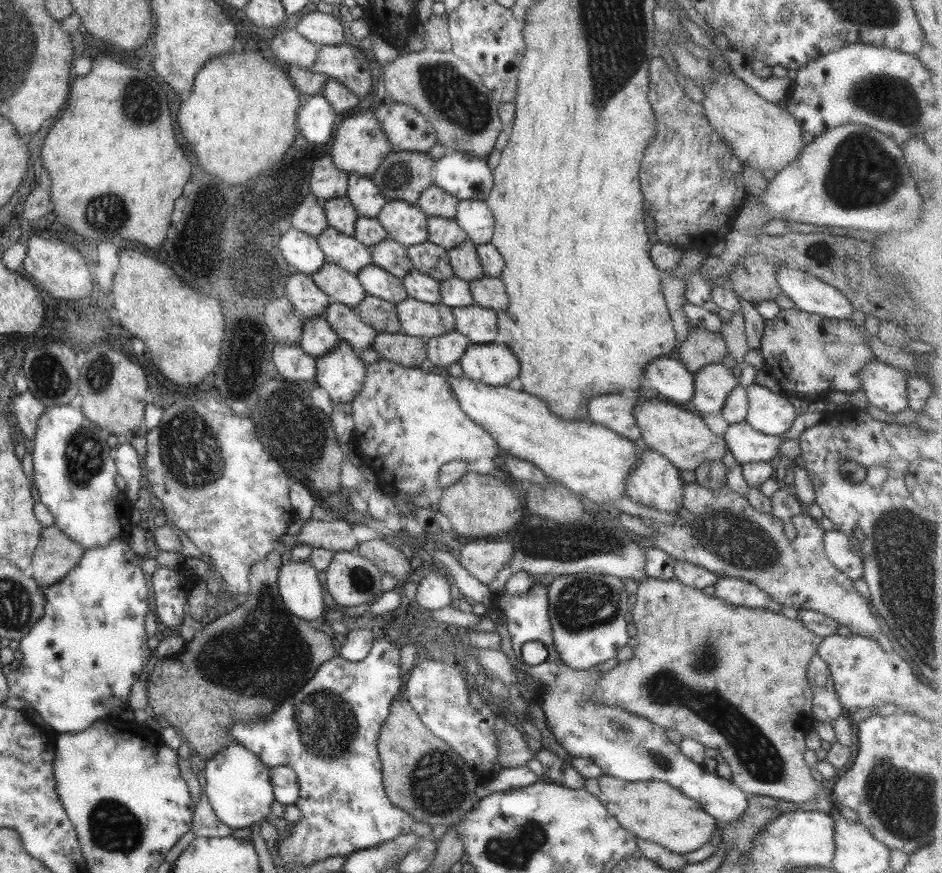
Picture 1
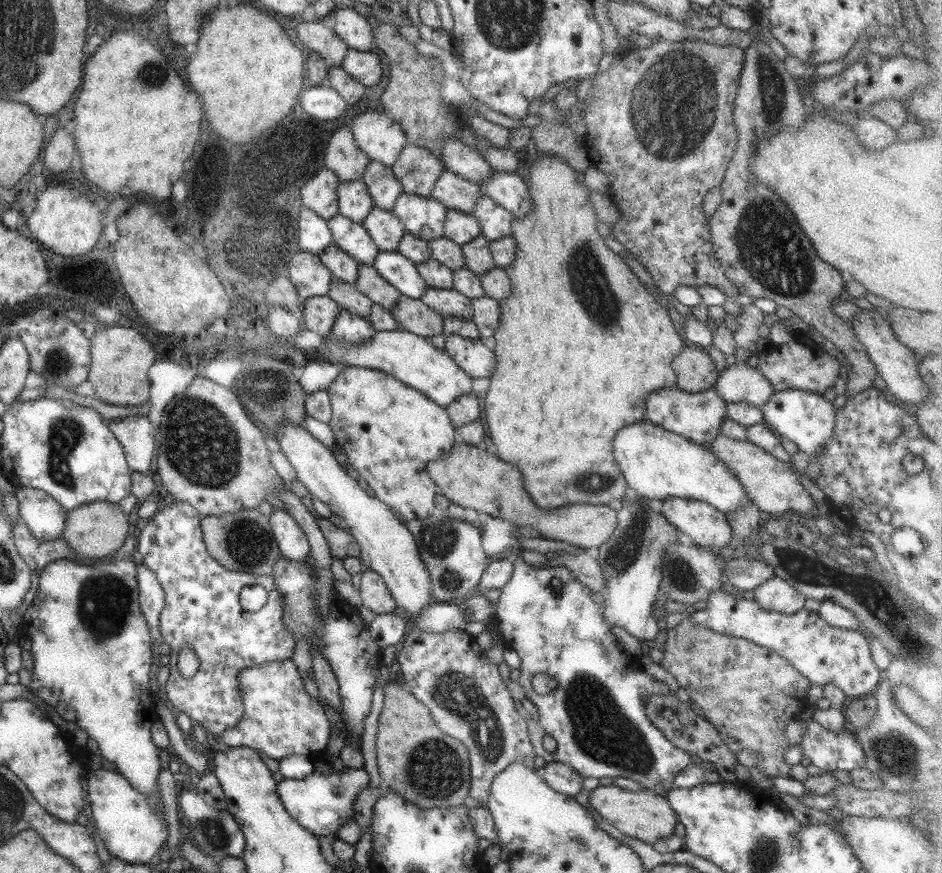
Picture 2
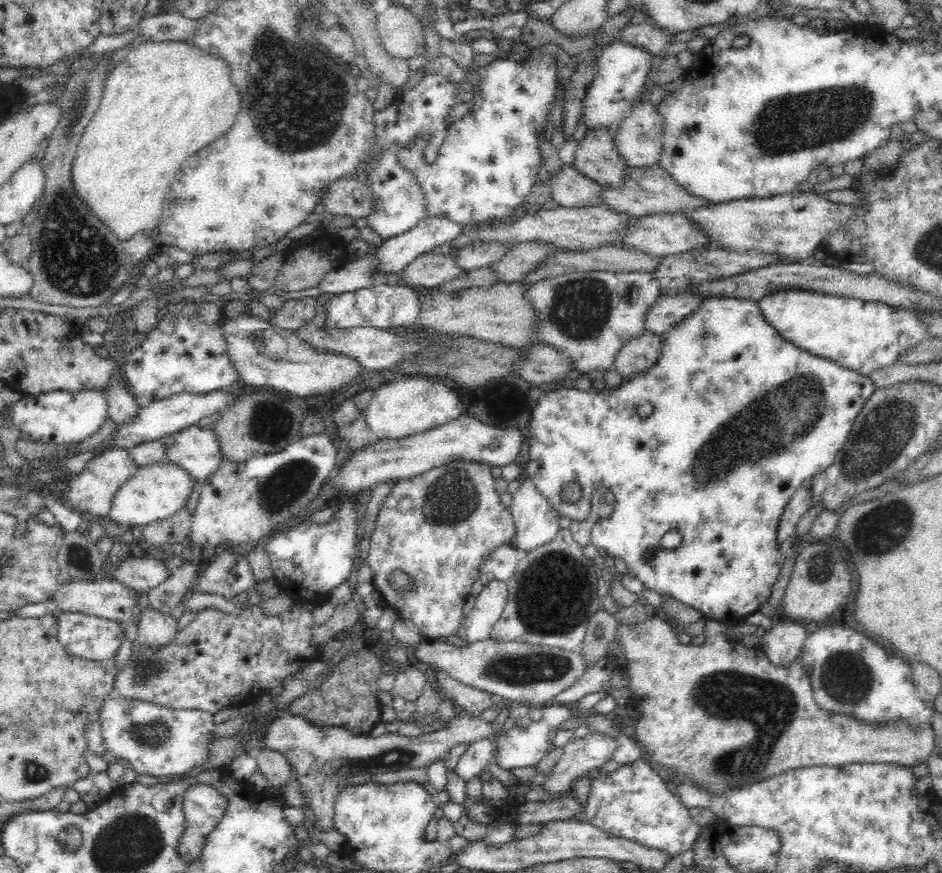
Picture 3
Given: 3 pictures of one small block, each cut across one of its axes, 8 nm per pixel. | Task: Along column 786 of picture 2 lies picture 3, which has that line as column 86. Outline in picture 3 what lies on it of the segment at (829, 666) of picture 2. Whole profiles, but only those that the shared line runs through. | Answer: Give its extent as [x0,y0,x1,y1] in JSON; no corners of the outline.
[54,611,125,662]

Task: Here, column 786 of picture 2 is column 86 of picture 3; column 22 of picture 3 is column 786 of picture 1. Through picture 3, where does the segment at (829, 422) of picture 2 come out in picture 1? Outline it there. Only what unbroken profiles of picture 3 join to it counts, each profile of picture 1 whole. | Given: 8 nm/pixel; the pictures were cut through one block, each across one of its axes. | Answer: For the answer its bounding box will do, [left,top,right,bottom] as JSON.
[744,383,795,436]

